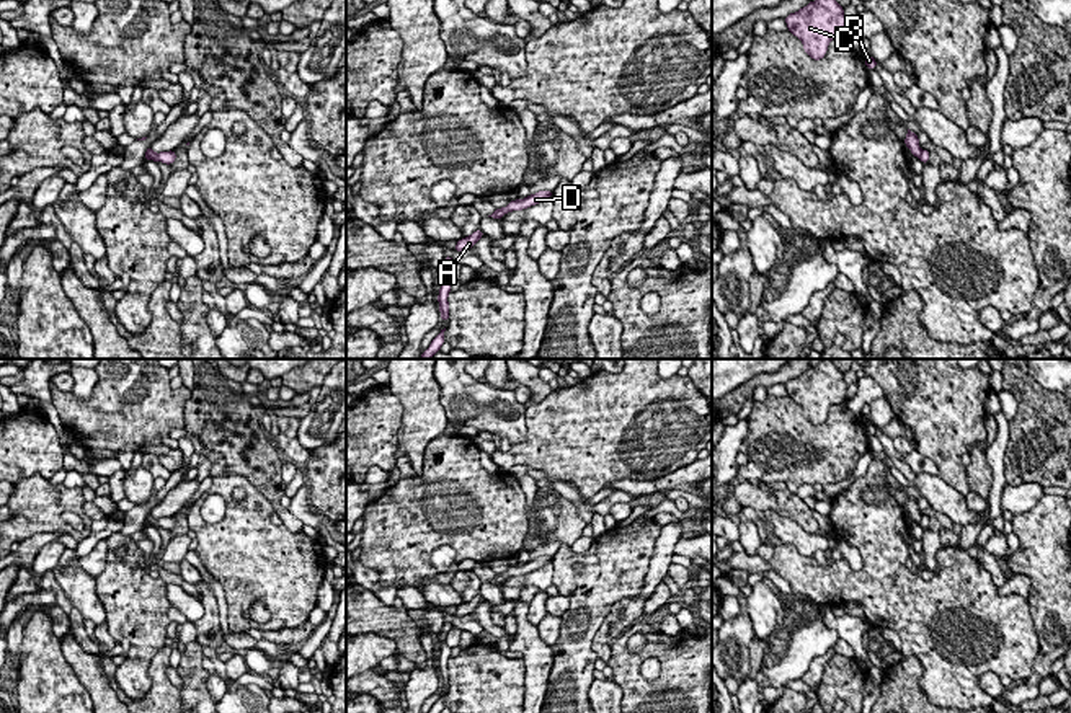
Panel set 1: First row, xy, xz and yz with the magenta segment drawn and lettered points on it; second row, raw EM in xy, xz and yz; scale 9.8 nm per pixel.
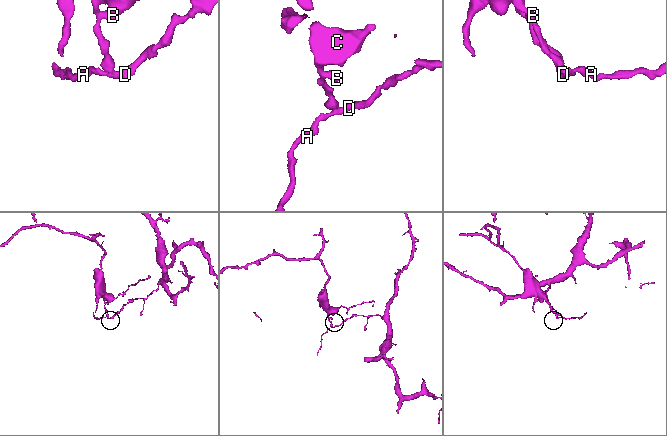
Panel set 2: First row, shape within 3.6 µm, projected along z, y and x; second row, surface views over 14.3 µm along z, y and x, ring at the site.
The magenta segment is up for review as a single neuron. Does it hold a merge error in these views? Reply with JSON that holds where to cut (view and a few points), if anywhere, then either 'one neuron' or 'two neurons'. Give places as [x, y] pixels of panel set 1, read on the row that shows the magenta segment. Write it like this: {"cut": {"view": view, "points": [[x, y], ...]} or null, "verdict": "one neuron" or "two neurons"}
{"cut": null, "verdict": "one neuron"}

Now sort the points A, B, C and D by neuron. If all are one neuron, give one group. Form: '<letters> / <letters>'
A B C D

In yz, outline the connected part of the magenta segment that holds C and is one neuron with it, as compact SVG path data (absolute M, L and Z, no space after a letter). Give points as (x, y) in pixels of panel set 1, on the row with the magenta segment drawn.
M815 0L785 16L787 29L803 42L803 51L815 60L826 55L833 39L846 34L847 18L836 0Z

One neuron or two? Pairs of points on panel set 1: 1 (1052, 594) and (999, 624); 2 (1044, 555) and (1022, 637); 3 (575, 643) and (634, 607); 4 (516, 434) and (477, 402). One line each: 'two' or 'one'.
1: two
2: two
3: two
4: one

